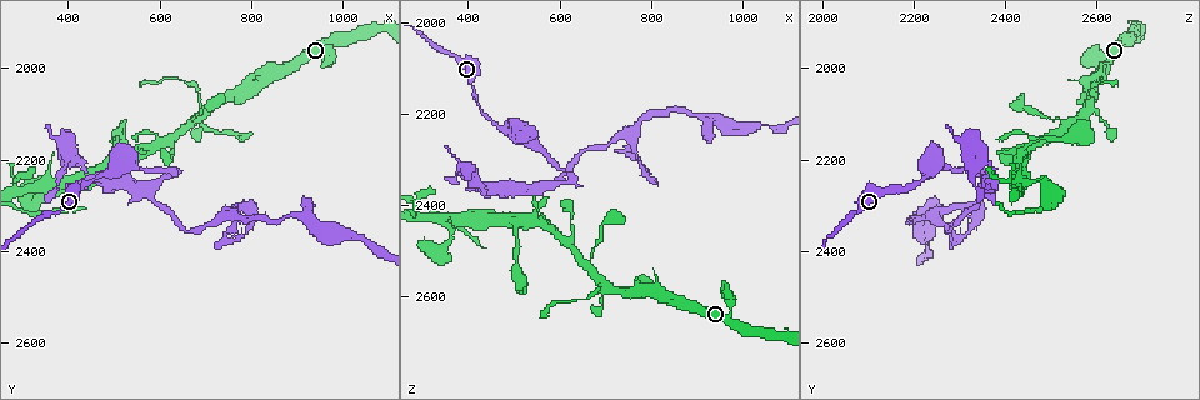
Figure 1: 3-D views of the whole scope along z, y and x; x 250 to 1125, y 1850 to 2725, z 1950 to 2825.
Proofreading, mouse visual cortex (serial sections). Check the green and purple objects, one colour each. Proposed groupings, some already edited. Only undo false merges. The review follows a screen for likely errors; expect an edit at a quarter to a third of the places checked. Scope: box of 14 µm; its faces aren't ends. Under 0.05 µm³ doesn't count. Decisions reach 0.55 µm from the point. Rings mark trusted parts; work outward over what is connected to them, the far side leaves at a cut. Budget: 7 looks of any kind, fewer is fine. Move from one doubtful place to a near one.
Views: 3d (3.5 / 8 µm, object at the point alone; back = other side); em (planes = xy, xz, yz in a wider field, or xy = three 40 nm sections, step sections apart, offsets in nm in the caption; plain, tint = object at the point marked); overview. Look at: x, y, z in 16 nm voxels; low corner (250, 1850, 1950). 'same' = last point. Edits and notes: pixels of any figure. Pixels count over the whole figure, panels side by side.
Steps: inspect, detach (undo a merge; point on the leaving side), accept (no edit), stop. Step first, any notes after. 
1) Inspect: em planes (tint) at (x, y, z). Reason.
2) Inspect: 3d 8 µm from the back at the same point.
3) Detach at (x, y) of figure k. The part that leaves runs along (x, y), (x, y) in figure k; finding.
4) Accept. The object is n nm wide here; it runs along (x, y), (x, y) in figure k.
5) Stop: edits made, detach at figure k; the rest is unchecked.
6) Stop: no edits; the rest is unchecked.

Inspect: 3d 3.5 µm at (700, 2095, 2570). Narrows sharply.

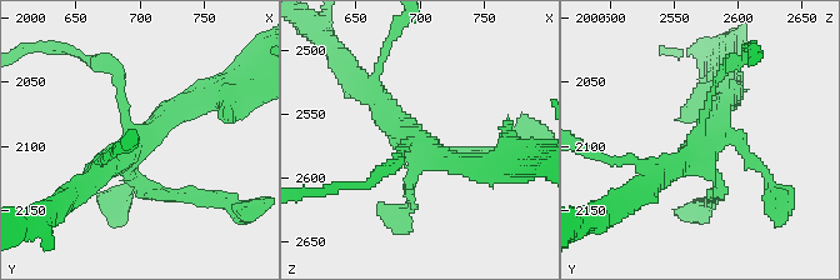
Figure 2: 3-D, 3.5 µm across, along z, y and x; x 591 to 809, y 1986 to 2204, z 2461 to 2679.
Inspect: em xy step 1 (tint) at (702, 2096, 2572). Now the EM.

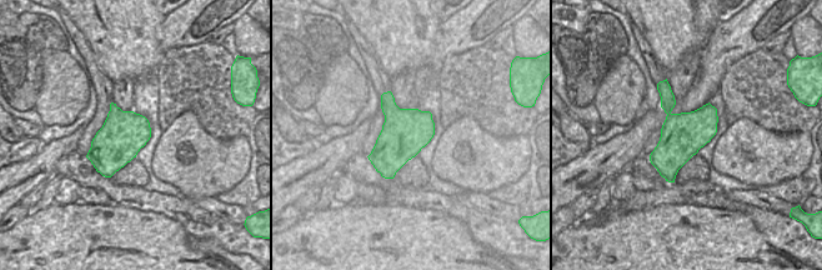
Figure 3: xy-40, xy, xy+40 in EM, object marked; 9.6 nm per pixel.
Inspect: em xy step 3 (tint) at the same point. Another direction.

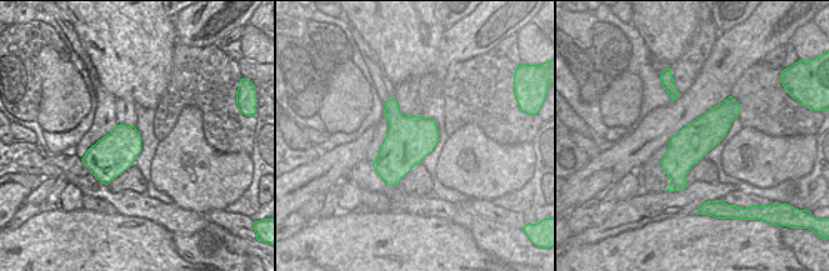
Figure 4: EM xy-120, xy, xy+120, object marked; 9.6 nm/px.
Accept. Continuous, no second cell.

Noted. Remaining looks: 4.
Inspect: 3d 3.5 µm at (630, 2220, 2345). Sharp bend.

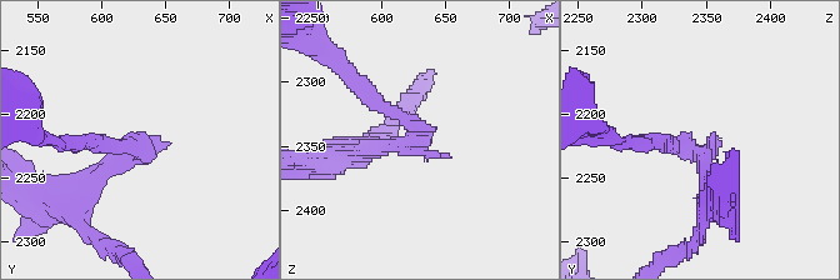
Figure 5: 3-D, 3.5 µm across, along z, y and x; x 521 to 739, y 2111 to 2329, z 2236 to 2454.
Inspect: em planes (tint) at (626, 2228, 2342). The arms are 200, 250 nm wide; shape alone is not enough.

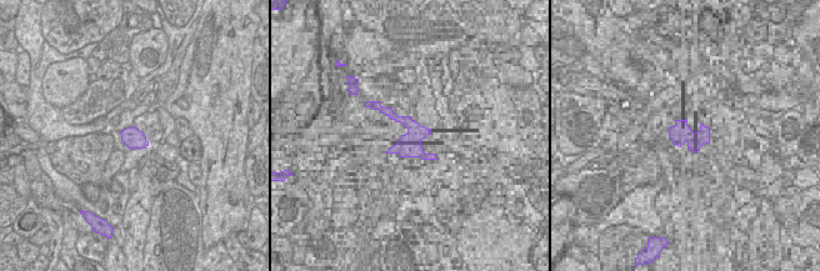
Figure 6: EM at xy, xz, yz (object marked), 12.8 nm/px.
Detach at (84, 174) of figure 5. The part that leaves runs along (120, 159), (70, 201), (93, 236) in figure 5; a second cell is stuck on.

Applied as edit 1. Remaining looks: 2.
Stop: edits made, detach at figure 5; the rest is unchecked.

